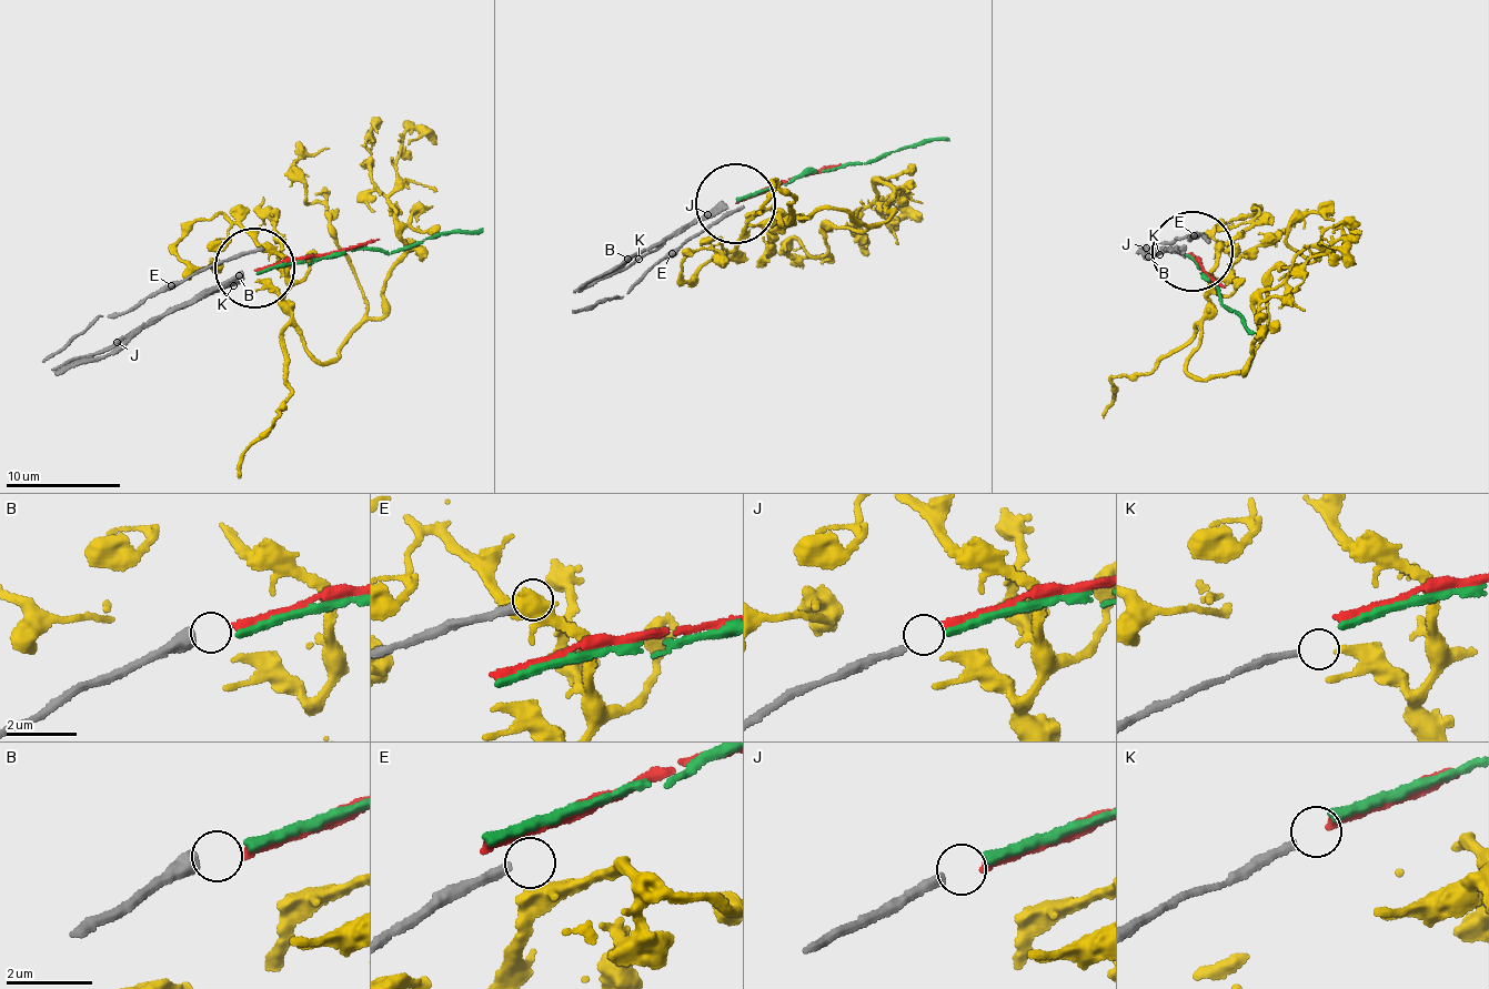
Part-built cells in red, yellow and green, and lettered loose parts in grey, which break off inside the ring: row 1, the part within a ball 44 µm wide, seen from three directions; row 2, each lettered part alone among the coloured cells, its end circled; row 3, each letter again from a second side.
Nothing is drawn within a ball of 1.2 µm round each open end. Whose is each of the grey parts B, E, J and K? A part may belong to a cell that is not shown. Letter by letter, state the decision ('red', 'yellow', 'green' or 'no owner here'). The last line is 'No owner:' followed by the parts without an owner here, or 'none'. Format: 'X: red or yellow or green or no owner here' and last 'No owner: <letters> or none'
B: red
E: no owner here
J: green
K: no owner here
No owner: E, K

